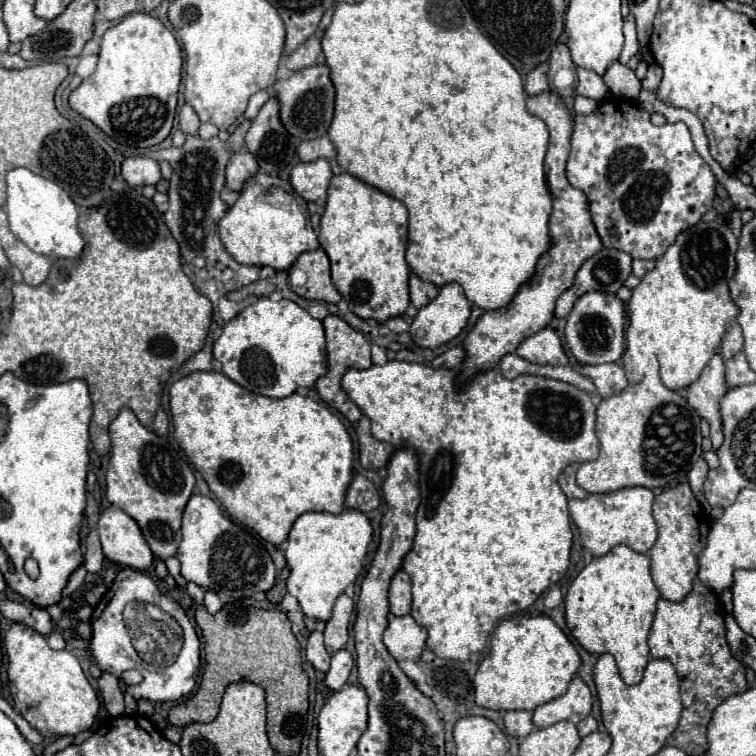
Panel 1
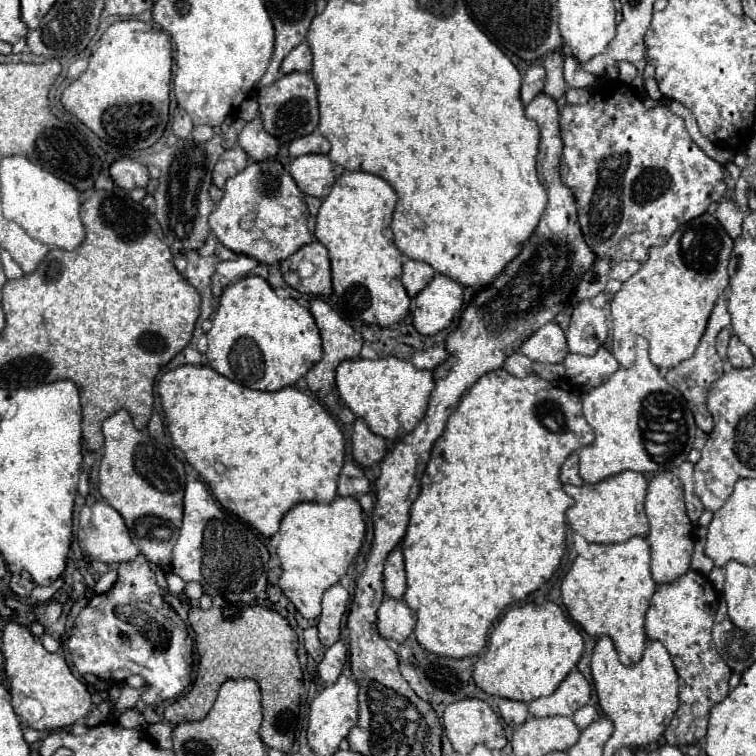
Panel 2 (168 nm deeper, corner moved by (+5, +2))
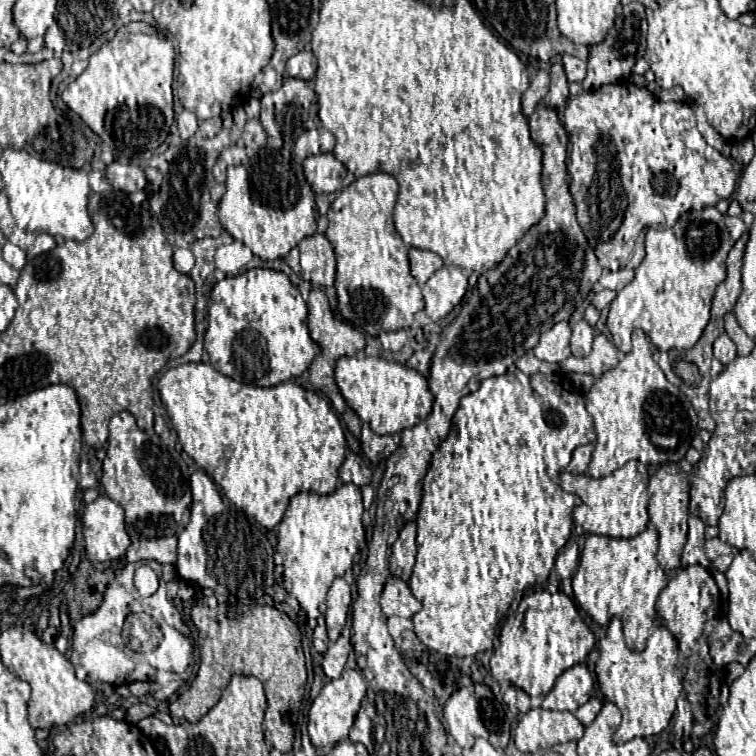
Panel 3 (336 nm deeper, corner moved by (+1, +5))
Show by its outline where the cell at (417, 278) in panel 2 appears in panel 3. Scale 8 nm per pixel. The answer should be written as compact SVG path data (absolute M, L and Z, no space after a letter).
M409 248L409 262L411 262L411 274L417 278L417 282L423 286L429 276L437 270L437 254L429 250L419 250L419 248Z

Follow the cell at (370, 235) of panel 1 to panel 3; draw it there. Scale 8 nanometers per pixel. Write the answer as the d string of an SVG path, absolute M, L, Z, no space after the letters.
M375 172L369 176L357 178L349 184L329 206L327 212L327 232L331 246L335 248L336 278L335 290L337 295L337 310L339 314L351 322L357 330L365 330L371 336L379 336L381 332L395 332L401 328L409 328L413 324L415 314L423 310L423 296L421 286L409 272L409 258L407 248L393 226L393 206L397 200L399 184L391 174Z

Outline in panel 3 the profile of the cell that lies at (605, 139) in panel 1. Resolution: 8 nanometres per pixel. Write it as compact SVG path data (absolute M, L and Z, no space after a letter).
M633 82L605 84L599 90L585 92L585 94L579 94L579 96L571 96L567 100L565 110L563 110L563 126L565 126L565 130L569 130L567 174L569 174L569 190L571 190L571 196L575 200L575 208L577 208L577 222L579 222L579 226L583 228L583 232L587 236L593 236L593 240L595 240L595 254L597 254L598 261L601 266L610 271L617 271L617 268L621 267L636 269L639 266L645 257L645 234L649 226L654 228L669 228L687 210L701 210L703 206L713 206L721 198L725 198L725 200L731 198L733 192L735 192L737 172L735 172L733 164L721 152L717 152L715 148L711 148L705 142L705 138L697 130L693 108L689 104L685 104L685 102L659 102L647 88L637 88Z

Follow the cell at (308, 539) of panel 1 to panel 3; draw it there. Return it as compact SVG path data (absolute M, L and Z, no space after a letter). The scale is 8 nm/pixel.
M353 482L341 484L335 492L325 496L299 492L291 498L279 524L277 552L283 554L283 586L289 596L297 598L307 618L325 614L325 596L331 582L351 568L359 542L365 540L361 516L361 490L353 486Z

